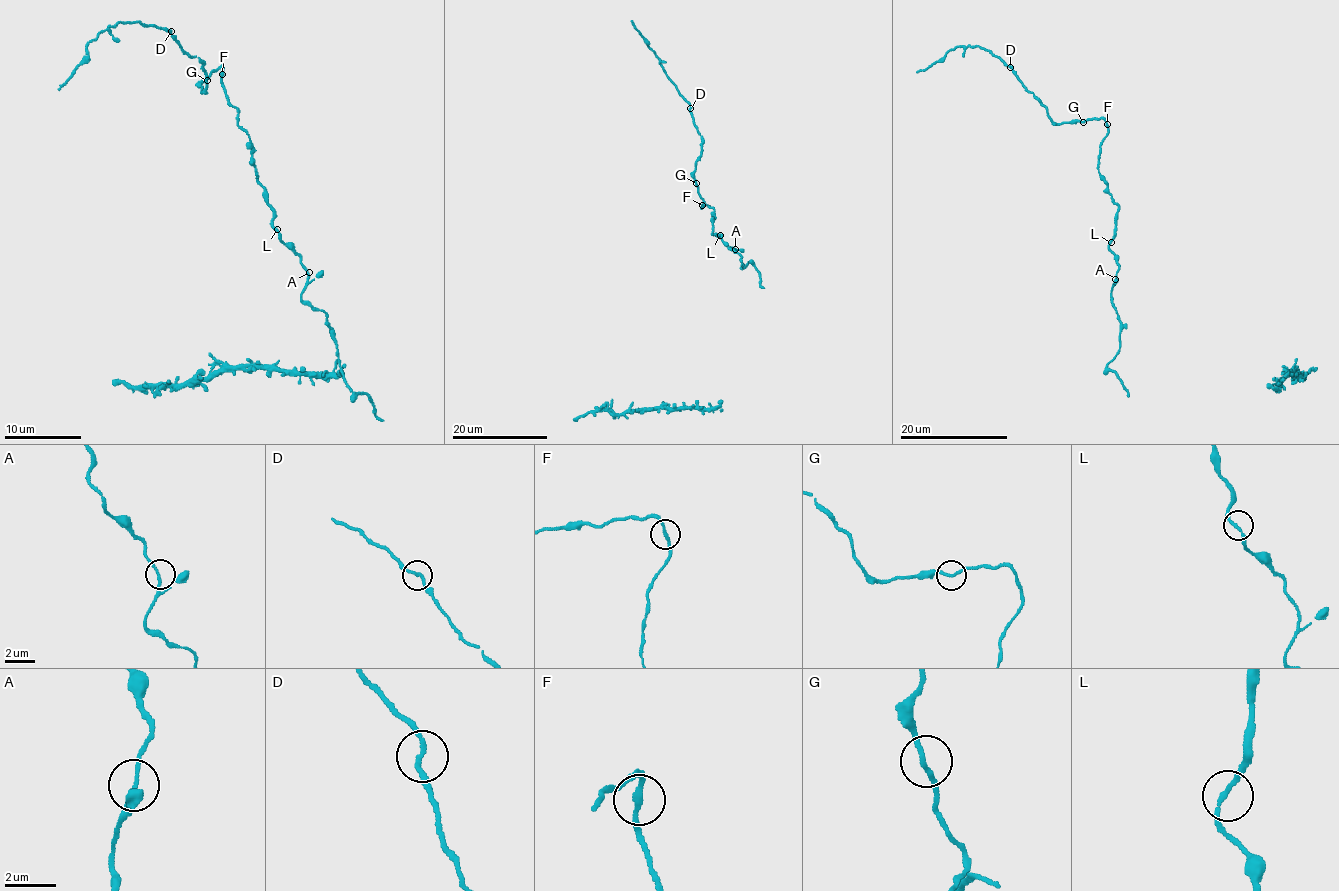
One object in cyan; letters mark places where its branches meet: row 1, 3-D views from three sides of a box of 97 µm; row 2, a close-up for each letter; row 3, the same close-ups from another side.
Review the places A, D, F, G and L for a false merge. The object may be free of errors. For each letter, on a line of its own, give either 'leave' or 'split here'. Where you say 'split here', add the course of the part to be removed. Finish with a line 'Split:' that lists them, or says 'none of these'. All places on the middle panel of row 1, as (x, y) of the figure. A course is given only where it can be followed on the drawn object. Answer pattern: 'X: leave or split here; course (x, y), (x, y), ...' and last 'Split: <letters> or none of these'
A: leave
D: leave
F: leave
G: leave
L: leave
Split: none of these

